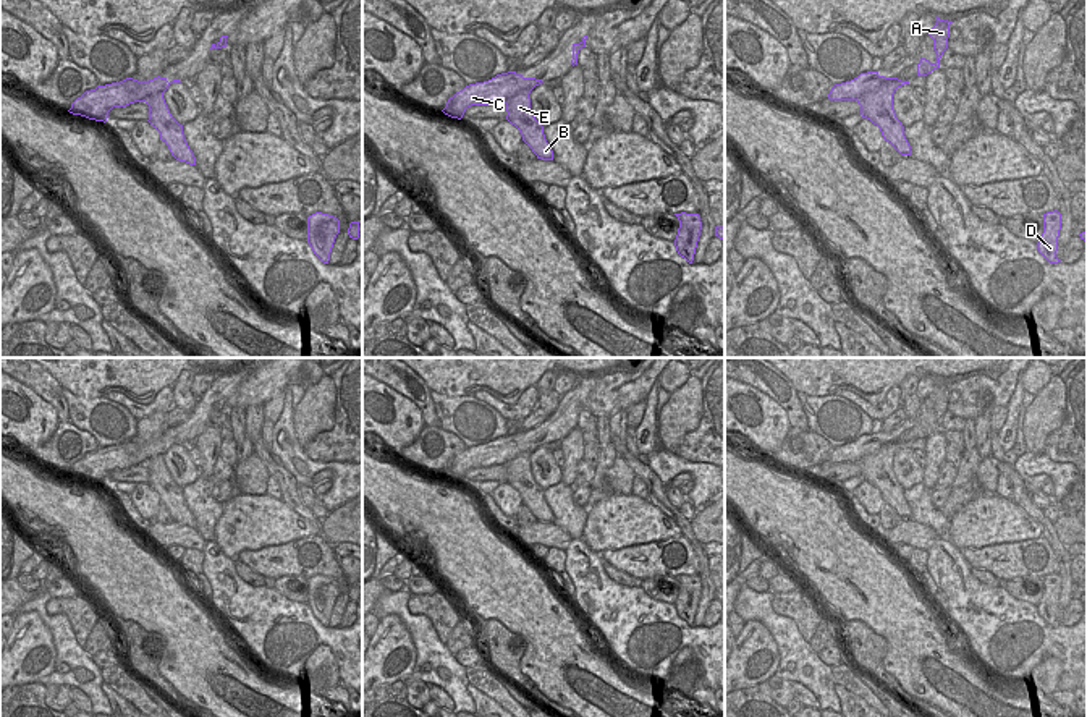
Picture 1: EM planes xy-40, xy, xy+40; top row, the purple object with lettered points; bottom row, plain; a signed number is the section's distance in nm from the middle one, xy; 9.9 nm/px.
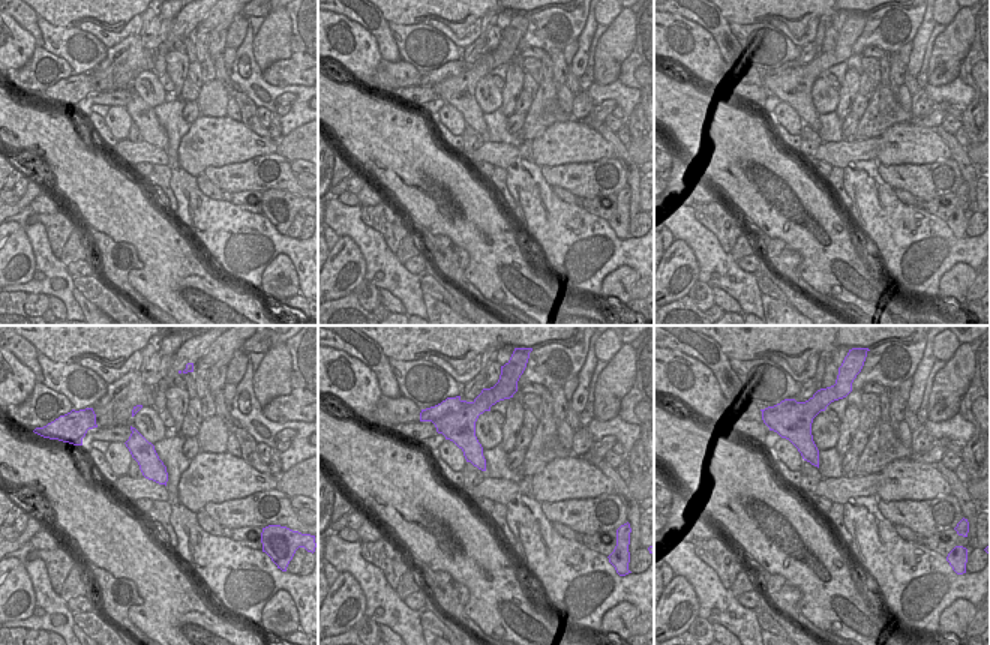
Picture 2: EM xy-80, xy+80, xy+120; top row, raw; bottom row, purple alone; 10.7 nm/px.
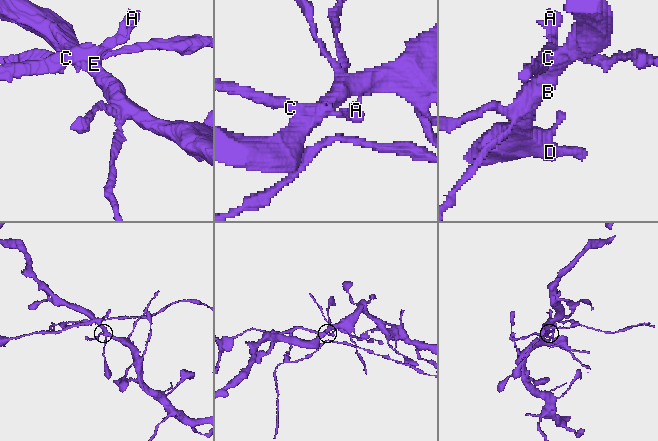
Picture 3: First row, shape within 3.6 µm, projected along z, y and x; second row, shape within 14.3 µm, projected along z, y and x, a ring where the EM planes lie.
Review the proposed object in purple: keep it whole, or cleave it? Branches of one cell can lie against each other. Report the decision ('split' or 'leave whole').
split

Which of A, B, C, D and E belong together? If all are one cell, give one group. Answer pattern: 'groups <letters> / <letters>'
groups A B D E / C

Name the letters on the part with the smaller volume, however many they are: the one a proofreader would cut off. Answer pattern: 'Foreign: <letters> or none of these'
Foreign: C

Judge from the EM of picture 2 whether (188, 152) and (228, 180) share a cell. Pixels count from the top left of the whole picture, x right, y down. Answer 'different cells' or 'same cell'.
different cells

